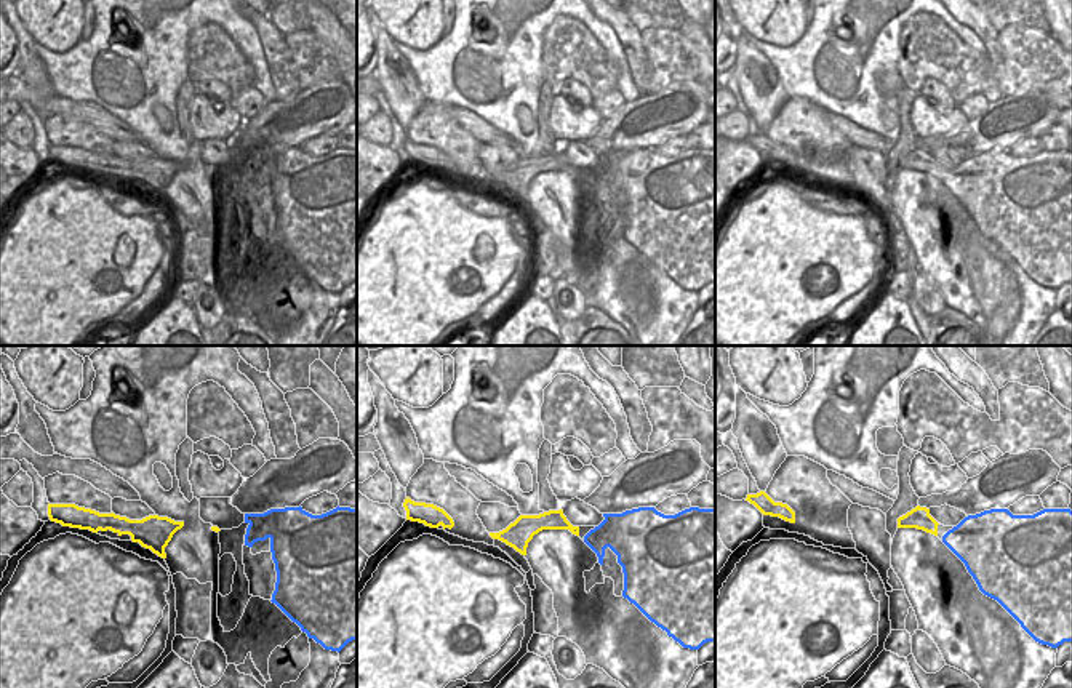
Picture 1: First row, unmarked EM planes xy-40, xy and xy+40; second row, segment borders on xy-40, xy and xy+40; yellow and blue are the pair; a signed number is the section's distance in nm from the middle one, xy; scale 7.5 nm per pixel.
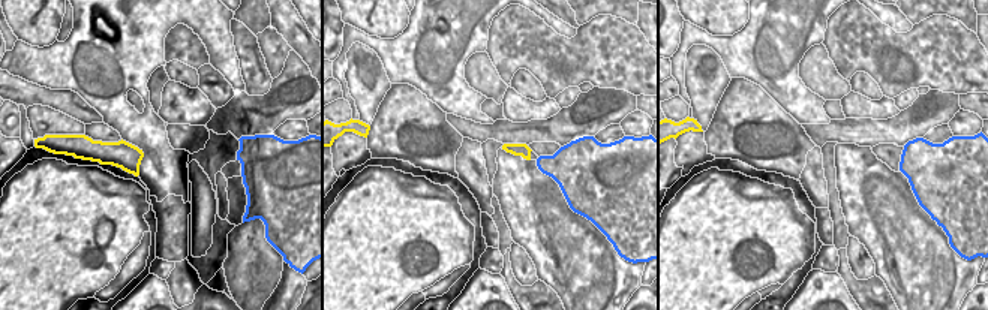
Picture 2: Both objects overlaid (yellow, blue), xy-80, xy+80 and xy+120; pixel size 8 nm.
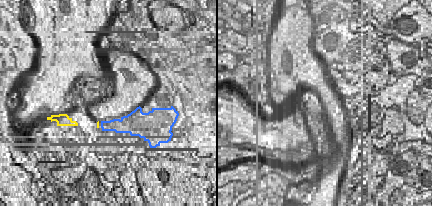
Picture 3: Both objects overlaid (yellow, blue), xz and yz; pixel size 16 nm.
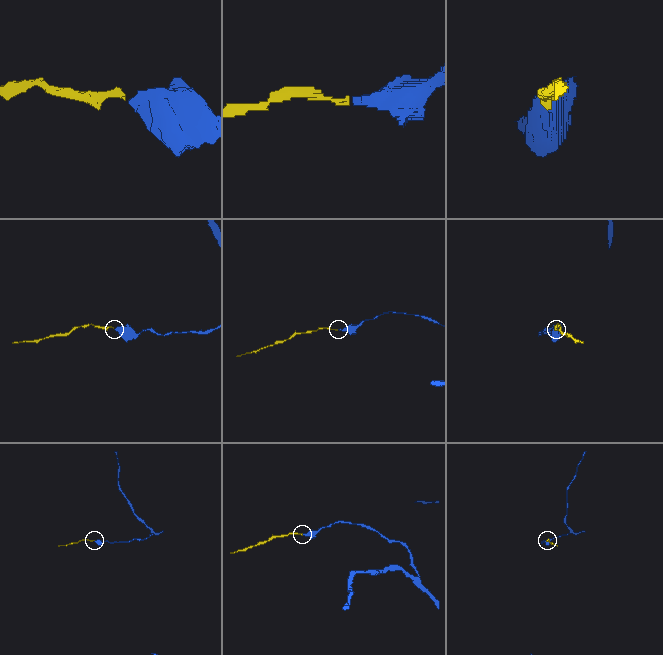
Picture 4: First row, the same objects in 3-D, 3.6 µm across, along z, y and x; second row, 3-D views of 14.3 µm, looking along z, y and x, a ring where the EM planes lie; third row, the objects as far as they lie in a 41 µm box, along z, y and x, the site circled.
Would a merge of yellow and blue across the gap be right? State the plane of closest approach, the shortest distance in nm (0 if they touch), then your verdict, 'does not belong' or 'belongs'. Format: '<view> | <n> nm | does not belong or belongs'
xy | 50 nm | belongs

